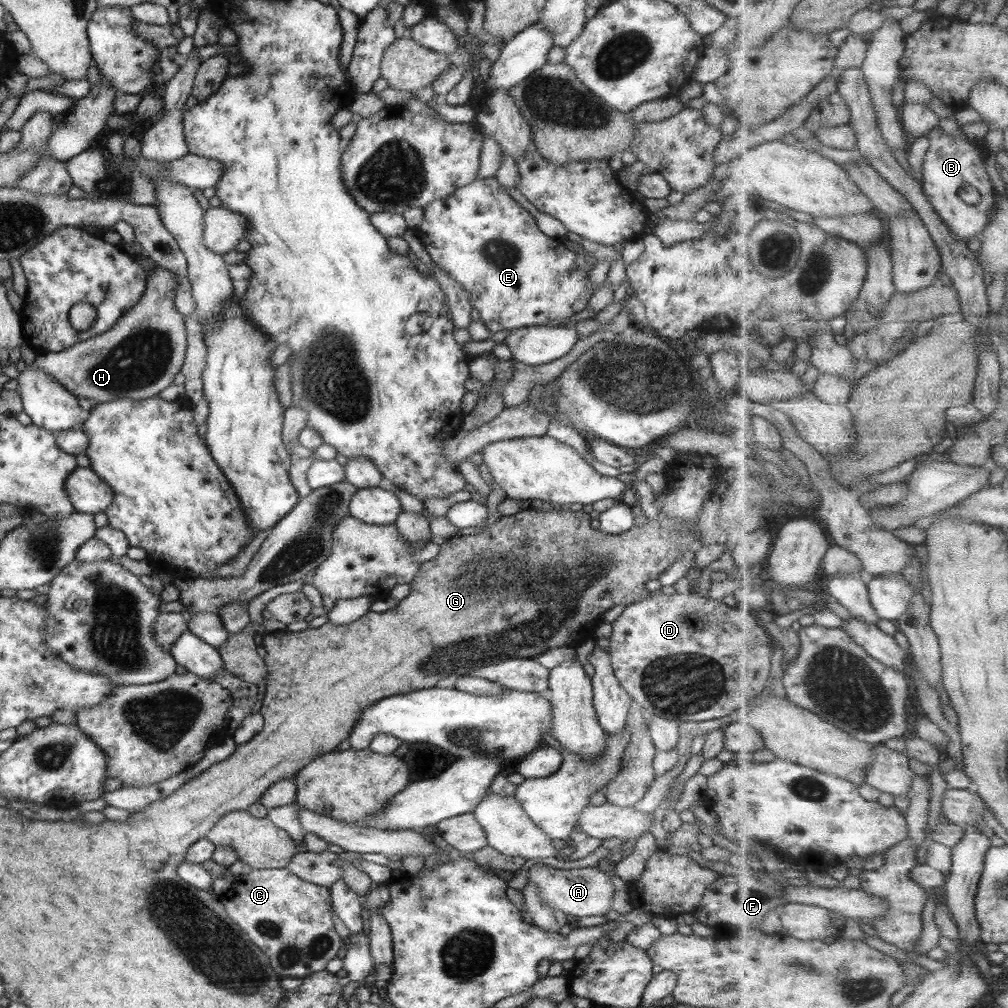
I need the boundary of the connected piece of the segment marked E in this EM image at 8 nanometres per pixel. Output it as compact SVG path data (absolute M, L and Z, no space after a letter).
M494 178L474 180L471 184L456 189L456 192L450 194L450 196L432 201L423 207L423 215L424 222L419 228L414 229L415 235L432 258L432 261L470 293L471 305L481 314L480 320L485 324L485 327L489 328L493 333L500 332L500 330L512 331L530 326L560 326L564 320L568 320L573 314L587 307L588 299L595 291L592 289L592 283L588 280L588 271L596 264L597 260L592 258L590 254L584 256L568 249L562 239L552 238L544 234L538 228L534 215L514 201L506 189L496 182Z

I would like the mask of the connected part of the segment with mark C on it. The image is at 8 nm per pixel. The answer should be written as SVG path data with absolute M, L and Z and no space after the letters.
M288 868L253 869L248 874L235 877L231 887L218 896L228 916L248 935L256 946L270 959L274 971L281 978L304 979L326 968L344 946L343 939L334 929L331 909L331 891L328 887L312 884L292 874Z

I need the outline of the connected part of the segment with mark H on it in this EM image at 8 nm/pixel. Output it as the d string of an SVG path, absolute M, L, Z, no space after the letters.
M153 264L153 272L148 272L145 291L140 300L123 317L120 317L114 326L88 340L83 340L60 352L39 353L33 364L46 374L49 374L56 383L72 395L88 398L93 403L117 398L131 398L134 400L149 399L157 396L168 386L173 384L174 377L181 372L186 352L186 327L184 317L176 310L175 294L177 276L158 264Z

